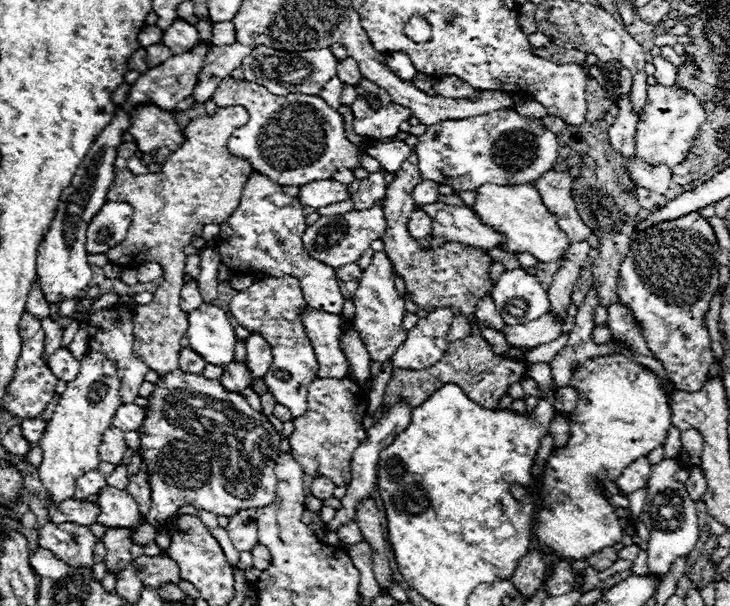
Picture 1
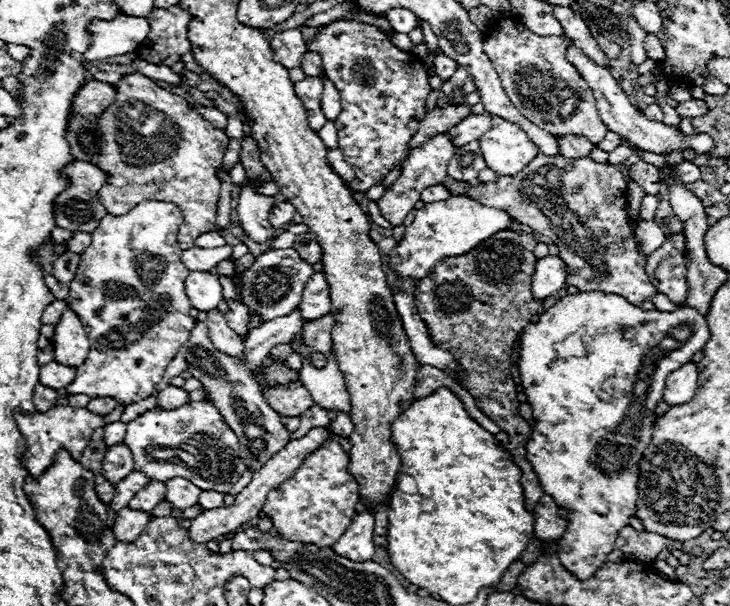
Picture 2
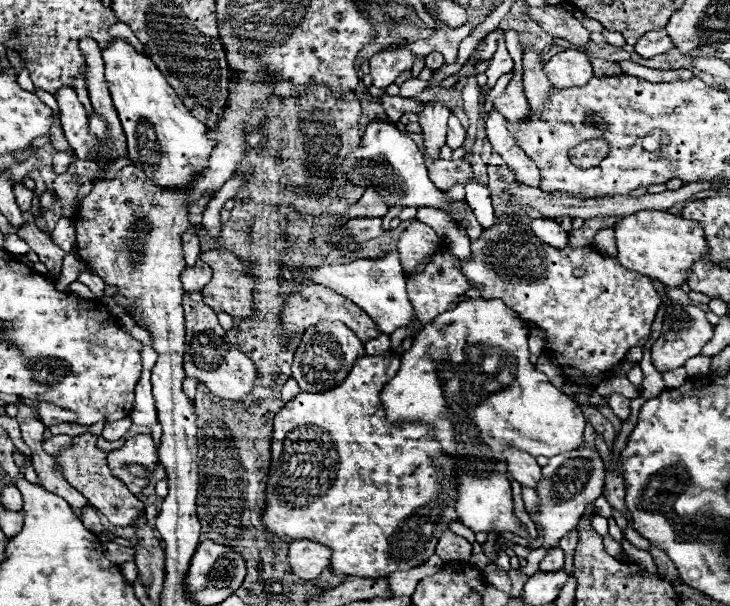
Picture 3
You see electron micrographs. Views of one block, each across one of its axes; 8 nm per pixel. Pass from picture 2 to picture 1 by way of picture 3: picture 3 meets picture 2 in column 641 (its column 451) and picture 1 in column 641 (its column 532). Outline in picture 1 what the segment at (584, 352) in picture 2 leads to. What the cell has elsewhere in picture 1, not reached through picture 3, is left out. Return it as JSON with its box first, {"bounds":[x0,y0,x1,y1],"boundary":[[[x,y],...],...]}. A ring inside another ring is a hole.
{"bounds":[534,354,672,560],"boundary":[[[612,354],[612,356],[596,356],[588,360],[584,366],[580,366],[574,372],[570,386],[578,390],[578,404],[574,412],[570,412],[574,422],[570,424],[570,442],[566,448],[554,450],[548,458],[544,480],[542,480],[544,484],[542,510],[538,514],[534,534],[538,536],[538,542],[542,548],[552,548],[564,558],[582,560],[622,540],[622,528],[614,512],[614,506],[610,506],[602,496],[604,492],[602,482],[604,480],[614,482],[628,464],[632,464],[640,456],[646,456],[660,444],[664,444],[672,422],[670,422],[668,396],[660,388],[656,374],[644,368],[642,364],[630,360],[628,356]]]}

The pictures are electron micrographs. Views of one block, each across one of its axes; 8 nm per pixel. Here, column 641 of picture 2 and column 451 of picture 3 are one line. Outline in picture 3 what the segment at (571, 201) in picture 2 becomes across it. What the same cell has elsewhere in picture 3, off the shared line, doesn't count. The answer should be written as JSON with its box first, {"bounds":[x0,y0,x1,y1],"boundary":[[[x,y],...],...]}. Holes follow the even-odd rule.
{"bounds":[408,250,470,326],"boundary":[[[444,250],[436,252],[430,258],[424,272],[408,276],[408,298],[410,298],[412,306],[414,306],[414,318],[422,326],[430,324],[434,320],[434,316],[448,310],[450,304],[454,304],[456,298],[462,296],[466,290],[470,290],[470,282],[464,276],[464,272],[460,270],[460,258],[456,258],[454,254],[444,252]]]}

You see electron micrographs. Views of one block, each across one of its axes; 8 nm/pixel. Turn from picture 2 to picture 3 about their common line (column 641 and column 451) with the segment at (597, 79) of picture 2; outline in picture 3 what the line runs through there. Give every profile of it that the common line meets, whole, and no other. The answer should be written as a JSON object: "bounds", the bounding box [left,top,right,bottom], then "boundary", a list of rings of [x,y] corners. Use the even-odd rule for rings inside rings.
{"bounds":[446,114,466,150],"boundary":[[[452,114],[450,120],[448,120],[448,140],[446,140],[446,144],[452,150],[456,150],[456,148],[460,148],[464,144],[464,138],[466,138],[466,130],[462,128],[460,120]]]}

